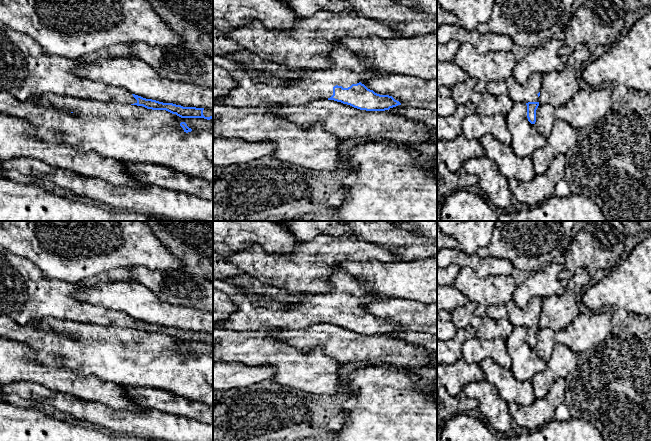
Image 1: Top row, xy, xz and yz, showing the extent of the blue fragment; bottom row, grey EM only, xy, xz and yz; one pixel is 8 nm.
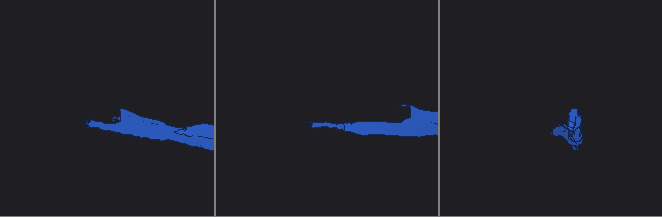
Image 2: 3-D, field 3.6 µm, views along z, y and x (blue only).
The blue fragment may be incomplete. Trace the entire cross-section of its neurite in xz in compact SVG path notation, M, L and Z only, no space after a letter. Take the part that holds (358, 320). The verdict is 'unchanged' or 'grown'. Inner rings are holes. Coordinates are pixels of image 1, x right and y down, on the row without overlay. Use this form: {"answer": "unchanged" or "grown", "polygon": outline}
{"answer": "grown", "polygon": "M337 271L329 277L328 282L334 289L331 292L293 293L291 296L284 298L295 298L296 302L284 308L271 309L265 306L254 306L252 304L253 294L247 291L245 287L231 284L225 280L213 280L213 289L225 293L236 306L236 310L226 320L218 323L216 327L236 332L249 332L268 328L302 330L318 323L328 323L366 335L385 335L401 329L392 320L377 318L361 307L385 298L367 290L364 284L353 276Z"}

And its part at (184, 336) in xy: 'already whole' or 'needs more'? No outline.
needs more

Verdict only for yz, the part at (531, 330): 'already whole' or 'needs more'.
needs more

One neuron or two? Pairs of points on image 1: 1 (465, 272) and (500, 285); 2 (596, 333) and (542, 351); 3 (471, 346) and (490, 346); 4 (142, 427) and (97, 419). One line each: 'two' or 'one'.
1: one
2: one
3: one
4: one

